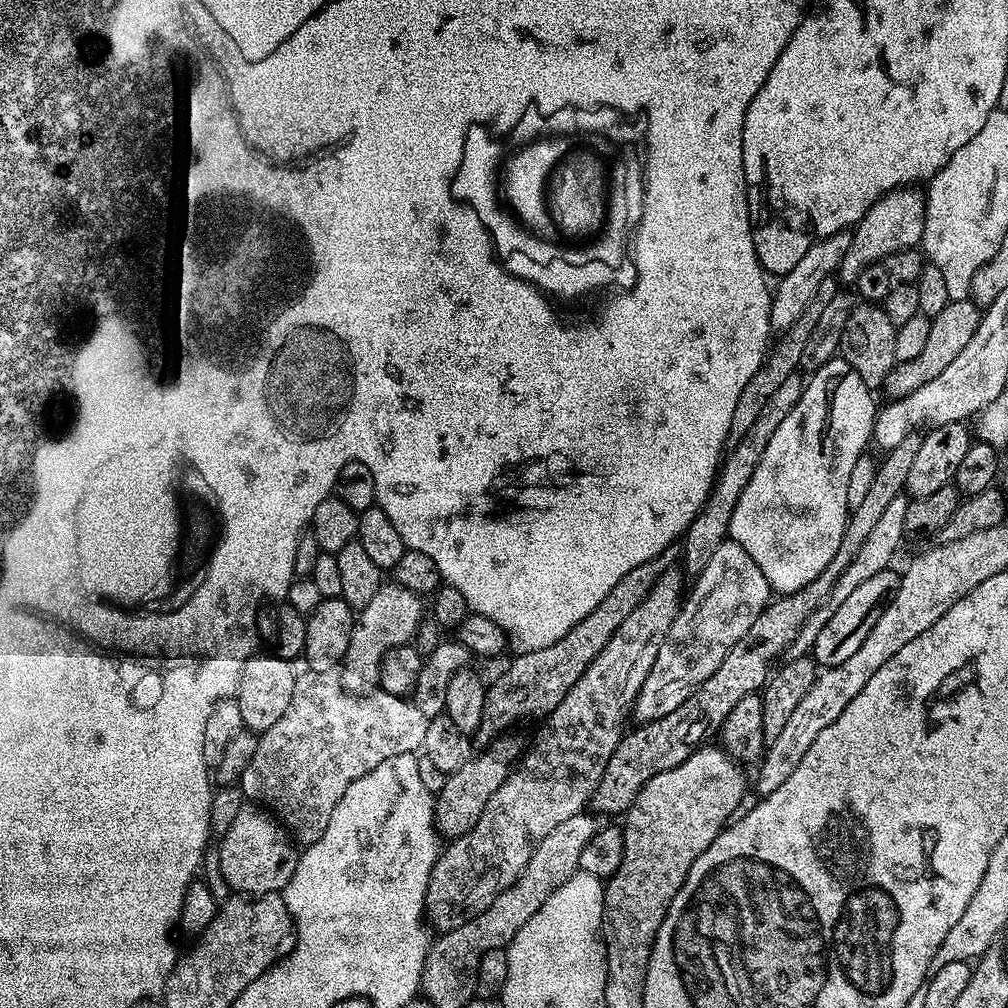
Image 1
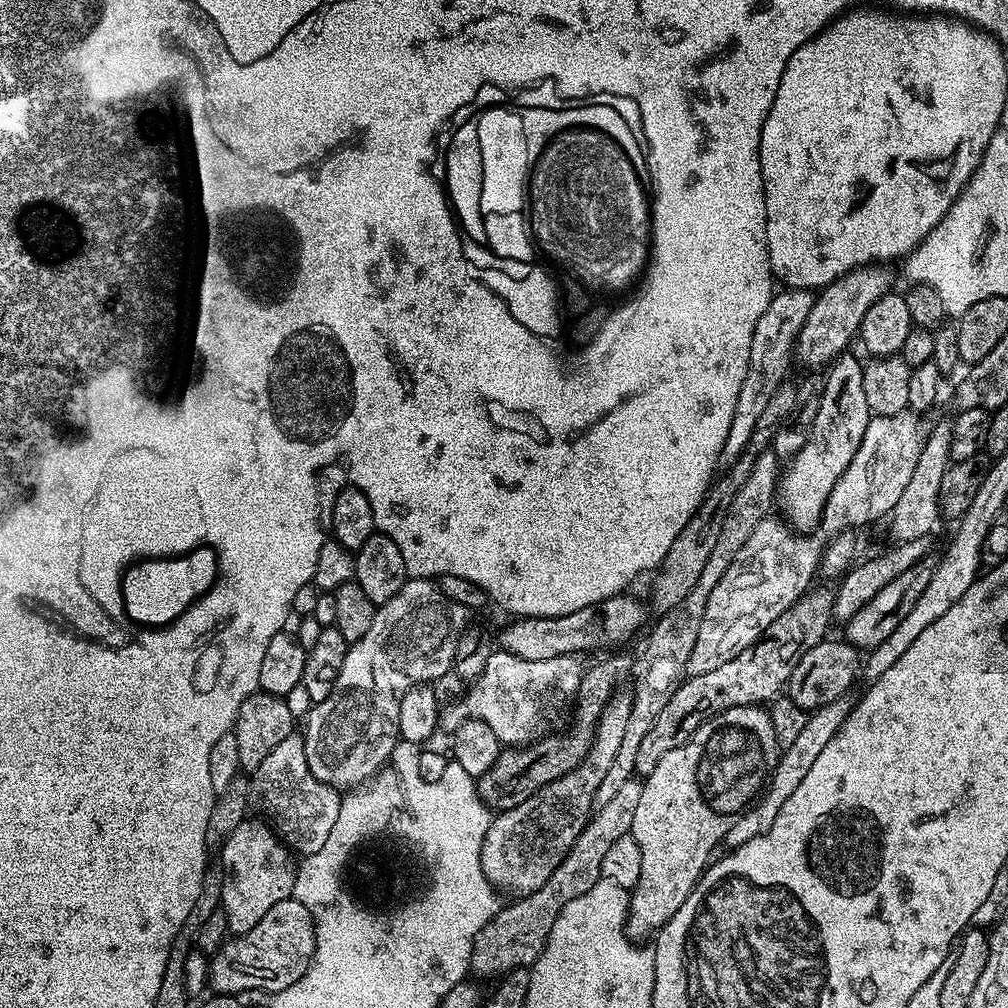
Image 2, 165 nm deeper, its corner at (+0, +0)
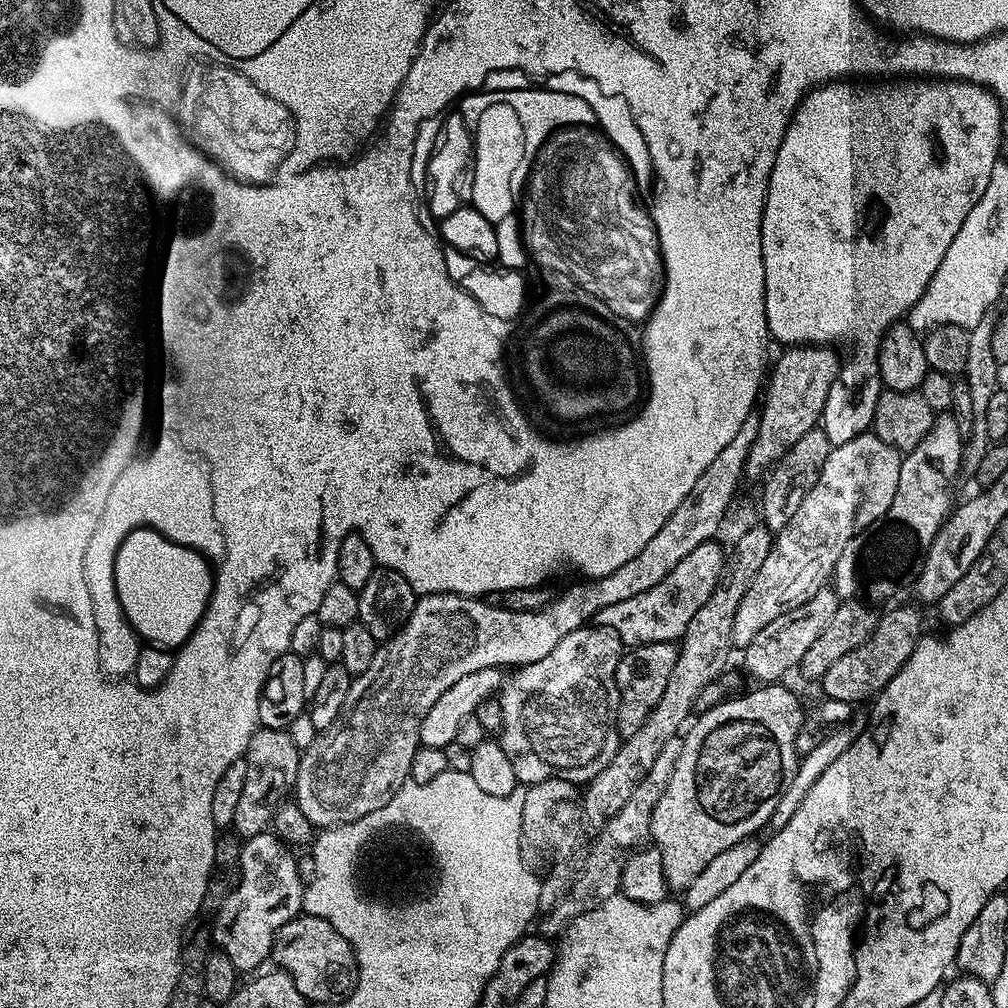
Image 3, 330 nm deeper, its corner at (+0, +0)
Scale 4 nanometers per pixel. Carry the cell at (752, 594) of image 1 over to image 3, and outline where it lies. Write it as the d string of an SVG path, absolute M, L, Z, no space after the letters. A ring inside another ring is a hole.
M874 434L855 436L850 438L850 442L837 444L831 449L821 473L818 474L817 482L803 498L793 518L786 523L784 529L775 533L770 554L766 554L766 562L762 562L762 570L758 570L758 574L750 582L738 606L738 614L734 614L732 642L737 649L747 648L750 642L754 642L754 634L758 634L758 630L770 626L770 622L774 622L778 614L786 614L794 606L818 594L818 590L833 579L838 558L842 558L842 550L846 550L846 542L850 542L856 532L870 526L875 520L883 520L890 510L890 502L894 502L894 490L898 490L901 459L901 453Z

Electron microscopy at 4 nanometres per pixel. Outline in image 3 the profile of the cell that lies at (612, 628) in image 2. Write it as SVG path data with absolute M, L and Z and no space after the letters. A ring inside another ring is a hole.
M715 539L707 540L698 550L690 550L658 586L637 594L622 602L614 602L614 606L606 606L598 617L598 623L614 630L618 634L621 645L635 646L653 644L654 642L676 642L684 635L686 626L690 626L690 618L706 606L706 598L714 594L726 572L726 552L716 545Z

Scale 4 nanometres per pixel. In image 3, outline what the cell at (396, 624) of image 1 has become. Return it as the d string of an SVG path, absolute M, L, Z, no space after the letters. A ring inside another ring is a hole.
M751 414L745 418L734 438L730 438L724 449L706 466L706 470L702 470L702 476L698 478L698 482L694 482L694 490L690 490L690 494L686 494L686 498L678 502L678 510L674 510L674 514L666 518L662 530L658 530L658 534L654 534L654 538L650 538L650 542L646 542L646 546L642 546L642 550L638 550L638 554L634 554L630 562L625 562L618 566L618 570L605 576L580 582L584 584L570 585L557 600L556 597L549 599L548 605L539 608L537 612L506 610L488 603L484 598L459 596L449 592L419 597L407 622L389 640L377 647L366 672L353 679L350 694L346 694L346 702L338 718L334 718L332 725L316 735L314 742L300 753L294 803L302 810L302 814L306 814L306 818L310 818L313 829L337 828L358 818L366 818L366 814L382 810L382 806L386 806L386 802L390 802L390 798L398 794L400 787L410 779L410 762L414 762L414 754L422 746L422 718L426 718L430 706L434 706L434 702L438 702L438 698L442 698L442 694L446 694L446 690L450 690L454 682L466 678L466 674L474 674L474 670L504 670L507 669L507 664L523 666L546 658L546 654L550 654L550 650L554 650L554 646L558 646L558 642L562 642L566 634L595 621L600 612L606 610L606 606L635 598L637 594L658 586L658 582L662 582L662 578L666 578L666 574L670 574L670 570L674 570L674 566L678 566L678 562L682 562L682 558L686 558L690 550L698 550L698 546L713 539L736 496L740 478L745 477L744 466L748 461L750 446L758 436L759 425L759 415Z

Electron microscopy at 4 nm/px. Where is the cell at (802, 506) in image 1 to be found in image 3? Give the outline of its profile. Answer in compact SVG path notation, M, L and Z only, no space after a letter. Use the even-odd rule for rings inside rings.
M912 78L907 82L853 82L851 79L847 79L833 80L831 84L821 84L805 94L804 99L801 100L799 106L796 107L796 112L792 115L792 120L788 124L786 134L782 138L782 146L778 146L778 158L774 158L774 170L770 174L768 193L764 198L764 213L762 214L762 262L764 263L764 305L766 306L766 318L762 321L762 324L766 329L767 335L771 337L775 343L777 340L780 346L841 346L840 344L848 344L848 360L846 356L846 359L841 363L840 373L834 382L832 393L826 398L826 406L824 407L824 415L822 417L822 427L826 438L829 439L832 446L850 442L850 438L863 436L871 429L874 410L878 406L878 398L882 391L879 374L879 346L883 340L883 336L889 327L897 322L903 321L905 317L907 317L908 312L918 302L918 298L922 298L922 294L926 290L930 278L934 278L934 270L938 270L938 266L942 266L942 258L946 258L946 250L950 250L950 242L954 242L954 234L958 234L958 230L962 230L962 222L966 222L966 214L970 214L970 210L974 210L978 198L982 198L982 194L986 194L986 186L990 186L990 174L994 171L994 166L1001 159L1001 101L997 100L996 97L984 87L983 83L976 82L976 84L971 84L968 80L944 79L945 78Z

